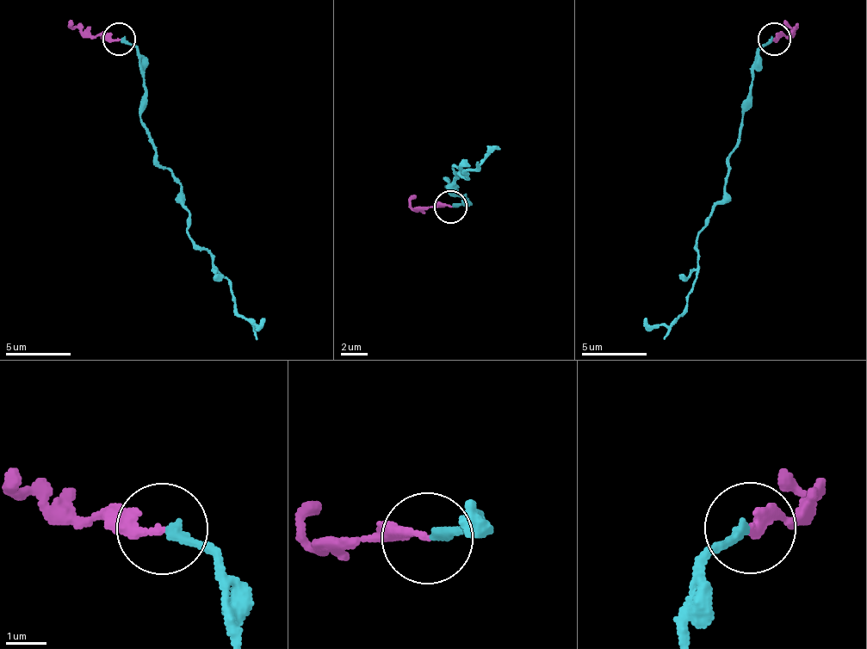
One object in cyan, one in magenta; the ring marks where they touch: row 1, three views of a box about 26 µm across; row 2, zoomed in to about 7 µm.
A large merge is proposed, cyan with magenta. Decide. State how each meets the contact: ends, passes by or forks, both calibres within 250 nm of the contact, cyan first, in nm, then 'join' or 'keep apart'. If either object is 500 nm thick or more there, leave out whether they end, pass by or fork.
cyan ends there; magenta ends there; 220 nm thick on the cyan side, 240 nm on the other; keep apart

